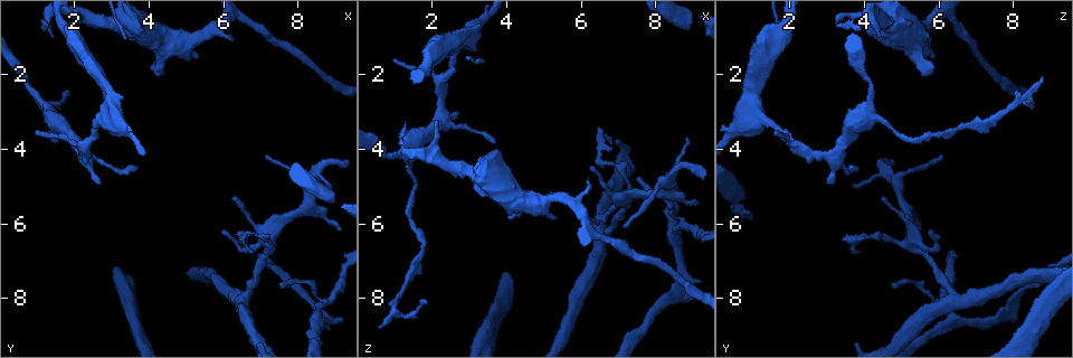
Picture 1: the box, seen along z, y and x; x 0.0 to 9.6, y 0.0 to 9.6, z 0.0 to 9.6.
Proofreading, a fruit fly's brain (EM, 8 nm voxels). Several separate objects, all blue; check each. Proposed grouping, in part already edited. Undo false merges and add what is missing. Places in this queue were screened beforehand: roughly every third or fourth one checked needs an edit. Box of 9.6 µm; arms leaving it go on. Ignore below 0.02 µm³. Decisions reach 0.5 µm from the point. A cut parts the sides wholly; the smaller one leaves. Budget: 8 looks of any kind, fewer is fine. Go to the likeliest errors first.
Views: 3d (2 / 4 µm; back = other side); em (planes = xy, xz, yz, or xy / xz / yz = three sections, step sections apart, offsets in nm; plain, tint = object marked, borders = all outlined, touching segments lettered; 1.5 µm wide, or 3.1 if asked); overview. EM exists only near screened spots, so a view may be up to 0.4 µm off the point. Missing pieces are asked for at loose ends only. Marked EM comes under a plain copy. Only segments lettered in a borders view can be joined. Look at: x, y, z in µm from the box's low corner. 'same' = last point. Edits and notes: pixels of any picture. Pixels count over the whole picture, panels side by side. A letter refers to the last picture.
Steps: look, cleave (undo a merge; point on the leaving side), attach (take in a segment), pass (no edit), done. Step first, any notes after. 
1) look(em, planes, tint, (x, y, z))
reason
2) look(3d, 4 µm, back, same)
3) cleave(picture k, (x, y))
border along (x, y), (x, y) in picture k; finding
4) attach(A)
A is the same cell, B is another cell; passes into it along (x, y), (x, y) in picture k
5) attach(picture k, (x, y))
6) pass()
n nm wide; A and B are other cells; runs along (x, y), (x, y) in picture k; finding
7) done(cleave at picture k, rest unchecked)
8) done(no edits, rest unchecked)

look(3d, 4 µm, back, (6.20, 1.00, 4.80))
an open end

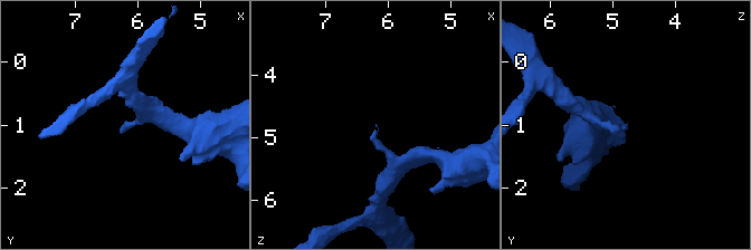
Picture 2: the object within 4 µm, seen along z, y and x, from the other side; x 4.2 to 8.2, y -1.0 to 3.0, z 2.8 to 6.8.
look(em, planes, borders, (6.20, 0.95, 4.80))
now the EM

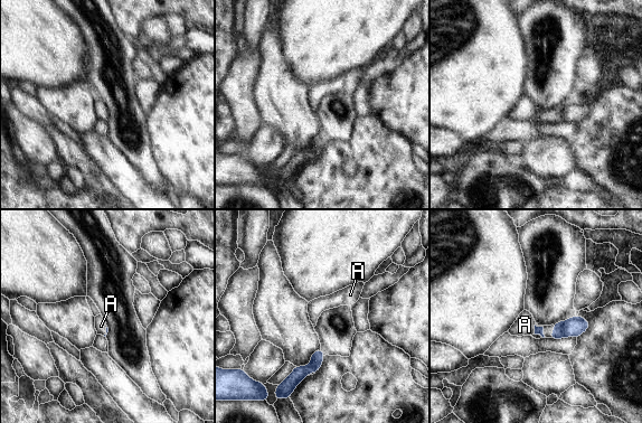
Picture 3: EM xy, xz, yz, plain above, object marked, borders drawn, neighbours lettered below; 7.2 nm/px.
attach(A)
A touches over 120 nm; A is the same cell; the neuron continues

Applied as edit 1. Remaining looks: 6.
look(em, 3.1 µm, planes, borders, (1.00, 3.55, 1.65))
an open end

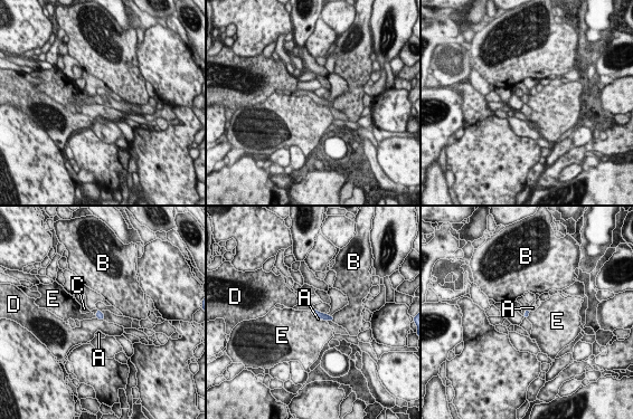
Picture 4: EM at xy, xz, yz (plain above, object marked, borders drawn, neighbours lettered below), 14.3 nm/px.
attach(C)
70 nm wide; C is the same cell, A, B, D and E are other cells; passes into it along (100, 315), (97, 312), (84, 310) in picture 4; the neuron continues

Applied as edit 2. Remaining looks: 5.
look(overview)

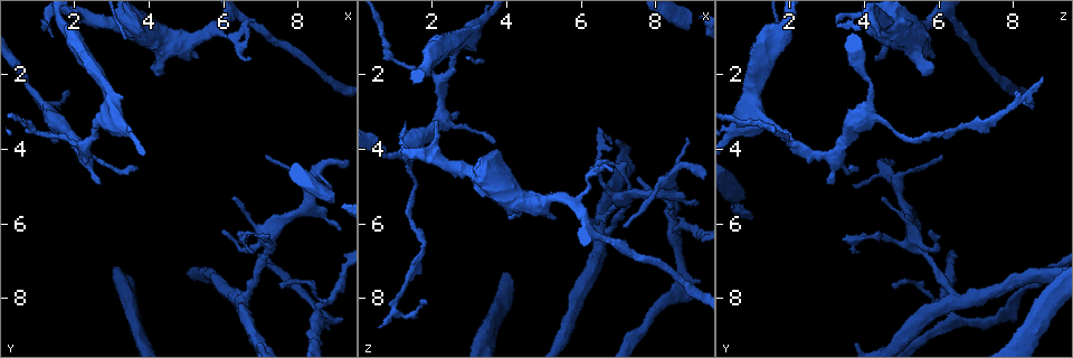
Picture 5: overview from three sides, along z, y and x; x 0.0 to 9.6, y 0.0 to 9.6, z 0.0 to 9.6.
look(3d, 2 µm, (9.05, 8.55, 8.00))
free end

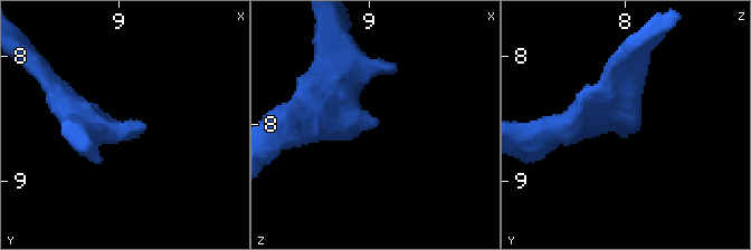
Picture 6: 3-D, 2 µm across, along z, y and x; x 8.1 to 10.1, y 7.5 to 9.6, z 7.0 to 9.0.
look(em, planes, borders, (9.06, 8.62, 7.94))
arms of 180, 280 nm; now the EM

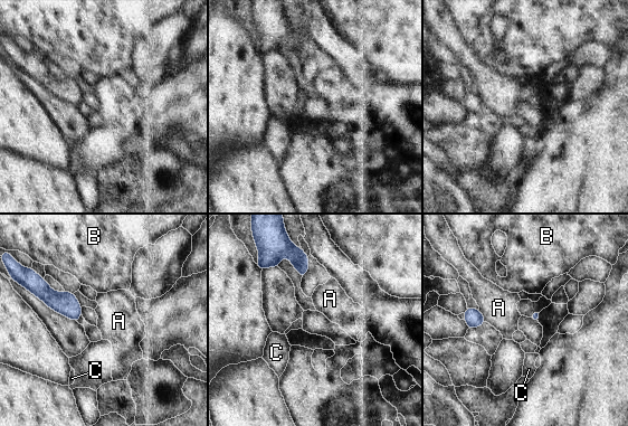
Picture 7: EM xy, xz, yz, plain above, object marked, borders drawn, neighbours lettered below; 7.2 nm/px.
pass()
A, B and C are other cells; border along (478, 310), (485, 321) in picture 7; none of them fits

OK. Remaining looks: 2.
done(attach at picture 3, attach at picture 4, rest unchecked)

